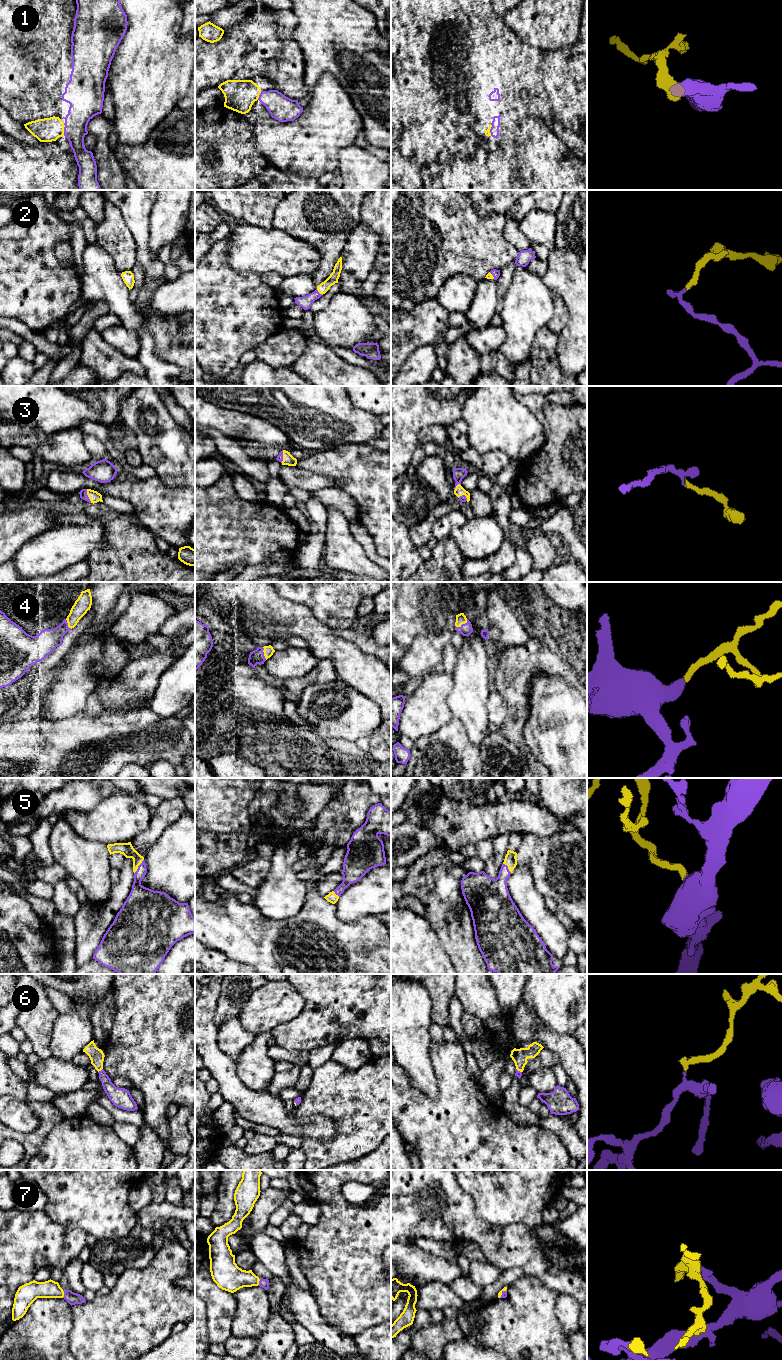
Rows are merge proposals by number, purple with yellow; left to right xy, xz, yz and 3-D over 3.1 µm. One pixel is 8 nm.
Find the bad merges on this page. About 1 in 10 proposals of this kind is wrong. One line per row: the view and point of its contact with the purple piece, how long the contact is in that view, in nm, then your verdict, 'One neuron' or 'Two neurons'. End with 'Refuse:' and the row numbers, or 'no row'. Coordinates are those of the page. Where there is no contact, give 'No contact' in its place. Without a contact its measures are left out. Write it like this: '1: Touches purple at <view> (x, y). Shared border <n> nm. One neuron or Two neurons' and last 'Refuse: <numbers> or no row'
1: Touches purple at xy (64, 129). Shared border 100 nm. One neuron
2: Touches purple at xz (318, 292). Shared border 70 nm. One neuron
3: Touches purple at xy (87, 496). Shared border 120 nm. One neuron
4: Touches purple at yz (462, 624). Shared border 120 nm. One neuron
5: Touches purple at xy (138, 866). Shared border 140 nm. One neuron
6: Touches purple at xy (101, 1070). Shared border 50 nm. One neuron
7: Touches purple at xy (64, 1294). Shared border 60 nm. One neuron
Refuse: no row

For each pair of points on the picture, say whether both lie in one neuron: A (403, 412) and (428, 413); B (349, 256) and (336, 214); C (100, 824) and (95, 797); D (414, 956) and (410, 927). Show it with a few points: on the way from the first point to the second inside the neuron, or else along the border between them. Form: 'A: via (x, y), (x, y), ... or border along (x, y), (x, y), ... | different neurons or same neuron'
A: via (409, 412), (422, 412) | same neuron
B: border along (358, 223), (349, 234), (340, 256) | different neurons
C: border along (103, 797), (89, 811), (74, 811) | different neurons
D: via (410, 949), (410, 934) | same neuron

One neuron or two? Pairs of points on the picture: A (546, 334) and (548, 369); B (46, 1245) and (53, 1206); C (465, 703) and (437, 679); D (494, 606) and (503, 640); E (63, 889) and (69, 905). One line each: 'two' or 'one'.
A: one
B: two
C: two
D: one
E: one

